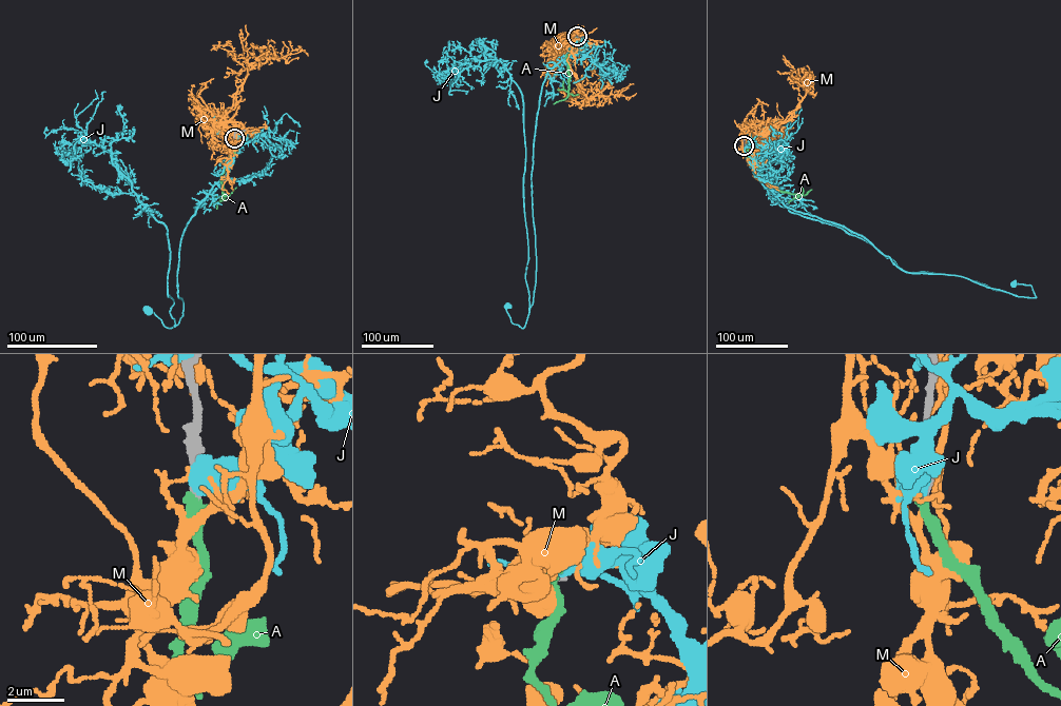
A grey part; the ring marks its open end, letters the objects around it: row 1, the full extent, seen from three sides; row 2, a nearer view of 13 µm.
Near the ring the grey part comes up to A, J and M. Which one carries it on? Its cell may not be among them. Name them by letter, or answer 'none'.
A

